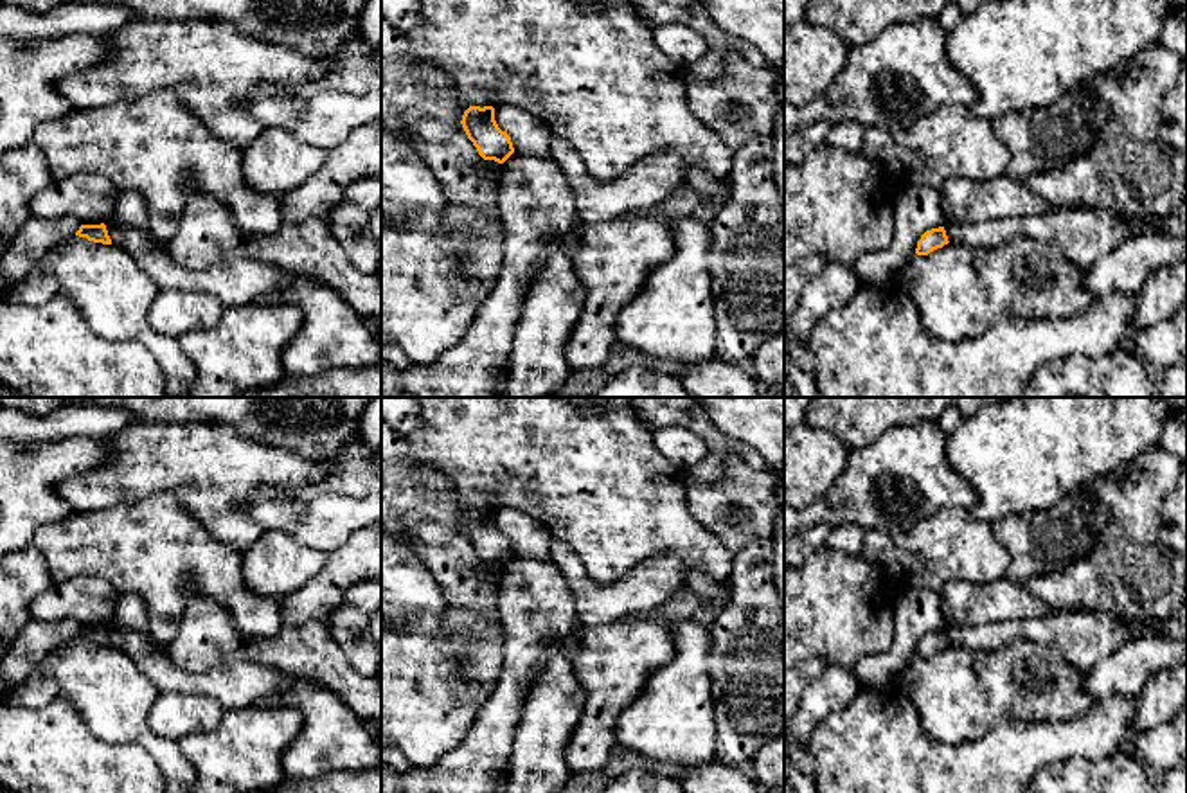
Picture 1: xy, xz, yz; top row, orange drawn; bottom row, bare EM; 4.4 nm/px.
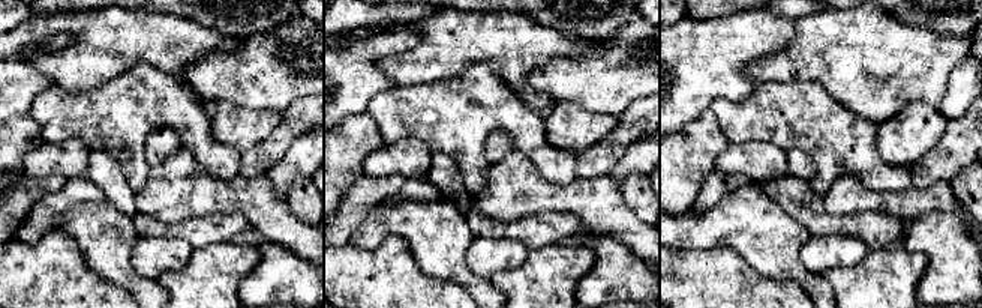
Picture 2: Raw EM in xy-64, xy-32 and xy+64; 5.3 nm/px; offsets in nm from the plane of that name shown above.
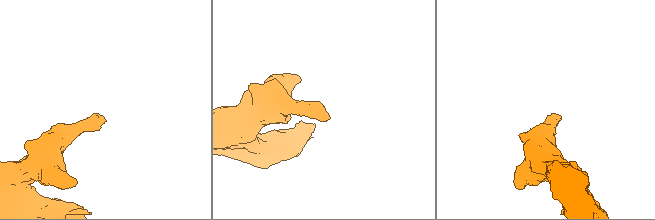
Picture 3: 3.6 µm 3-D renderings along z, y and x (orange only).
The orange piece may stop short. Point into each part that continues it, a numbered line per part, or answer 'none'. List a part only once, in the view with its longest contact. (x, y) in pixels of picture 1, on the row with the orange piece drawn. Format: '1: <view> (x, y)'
none

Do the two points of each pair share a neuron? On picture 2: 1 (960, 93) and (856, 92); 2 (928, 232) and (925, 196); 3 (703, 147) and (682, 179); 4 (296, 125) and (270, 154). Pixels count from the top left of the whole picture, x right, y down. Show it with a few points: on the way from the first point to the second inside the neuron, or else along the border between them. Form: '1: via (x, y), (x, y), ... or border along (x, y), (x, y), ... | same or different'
1: border along (961, 62), (952, 69), (946, 92), (936, 107) | different
2: border along (961, 220), (949, 212), (930, 211), (907, 223) | different
3: via (696, 155), (682, 172) | same
4: via (288, 132), (275, 146) | same

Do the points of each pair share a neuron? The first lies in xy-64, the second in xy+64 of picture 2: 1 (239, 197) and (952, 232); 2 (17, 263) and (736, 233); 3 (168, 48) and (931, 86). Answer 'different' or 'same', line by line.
1: different
2: different
3: same

